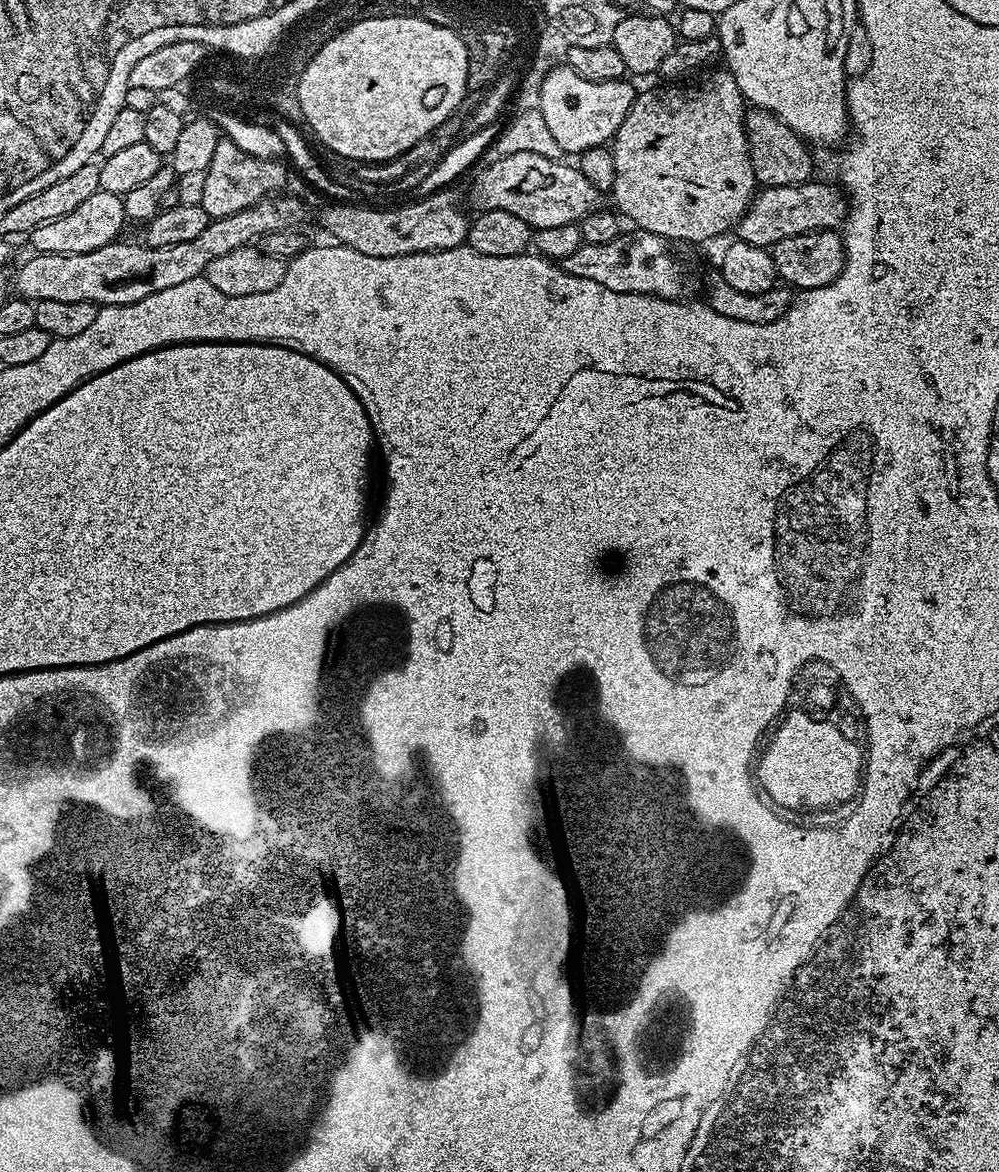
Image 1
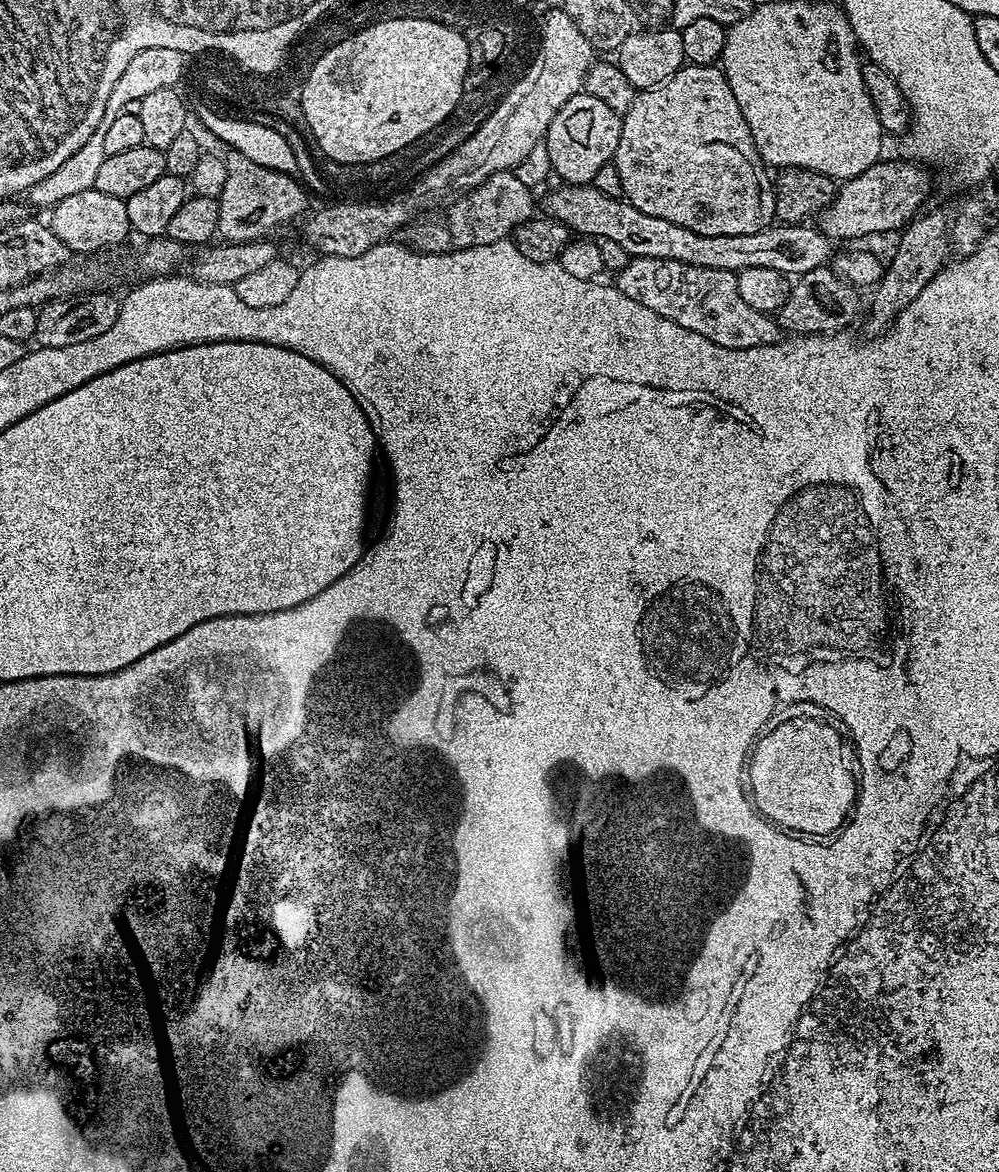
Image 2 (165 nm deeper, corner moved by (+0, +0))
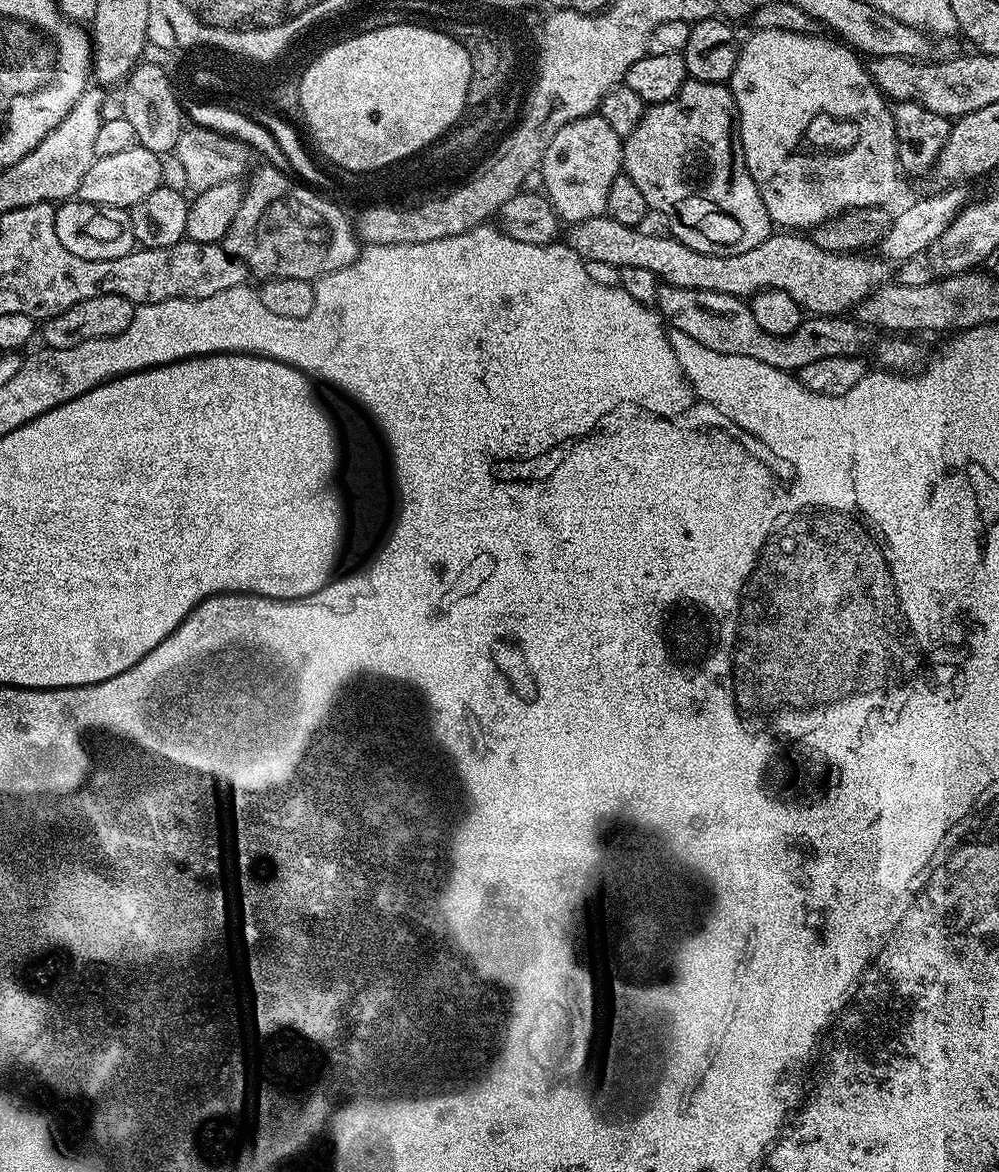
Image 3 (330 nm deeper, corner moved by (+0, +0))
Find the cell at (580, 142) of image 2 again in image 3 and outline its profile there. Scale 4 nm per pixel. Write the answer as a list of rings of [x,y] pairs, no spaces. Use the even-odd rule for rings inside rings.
[[[593,114],[578,118],[574,122],[566,122],[566,126],[562,126],[562,130],[558,130],[554,138],[550,138],[550,146],[546,146],[546,154],[538,169],[538,176],[544,179],[543,191],[559,219],[564,222],[568,220],[569,225],[574,225],[595,216],[605,215],[606,198],[610,195],[610,182],[614,182],[614,178],[621,175],[623,158],[622,138],[614,134],[606,118]]]

